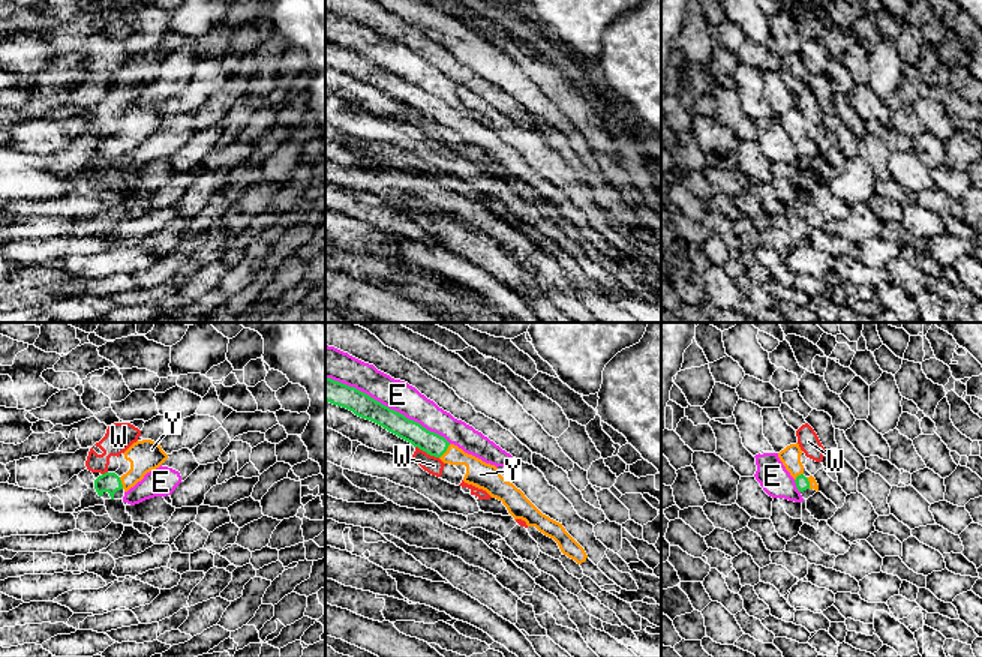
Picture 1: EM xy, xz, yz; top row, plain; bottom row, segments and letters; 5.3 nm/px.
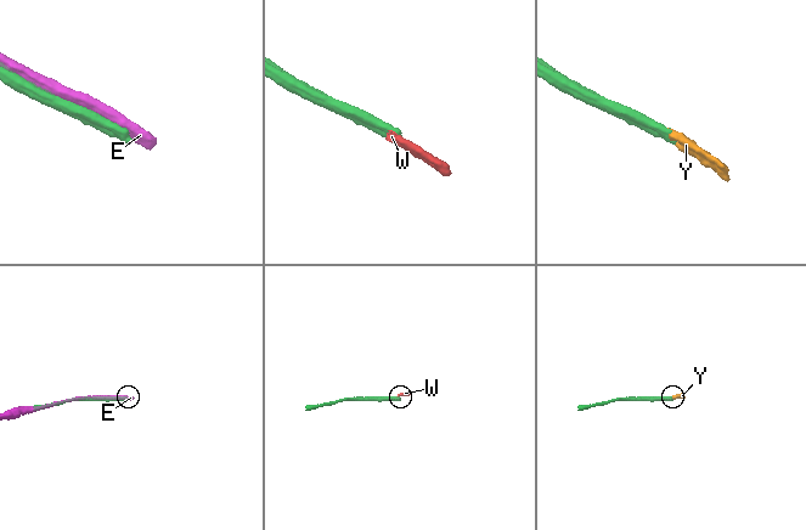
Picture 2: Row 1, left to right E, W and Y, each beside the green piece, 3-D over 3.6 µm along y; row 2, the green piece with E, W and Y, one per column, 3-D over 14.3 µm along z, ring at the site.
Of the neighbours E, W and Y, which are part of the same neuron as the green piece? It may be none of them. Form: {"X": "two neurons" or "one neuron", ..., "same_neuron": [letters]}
{"E": "two neurons", "W": "two neurons", "Y": "one neuron", "same_neuron": ["Y"]}

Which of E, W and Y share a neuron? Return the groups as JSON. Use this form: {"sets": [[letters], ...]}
{"sets": [["E"], ["W"], ["Y"]]}

